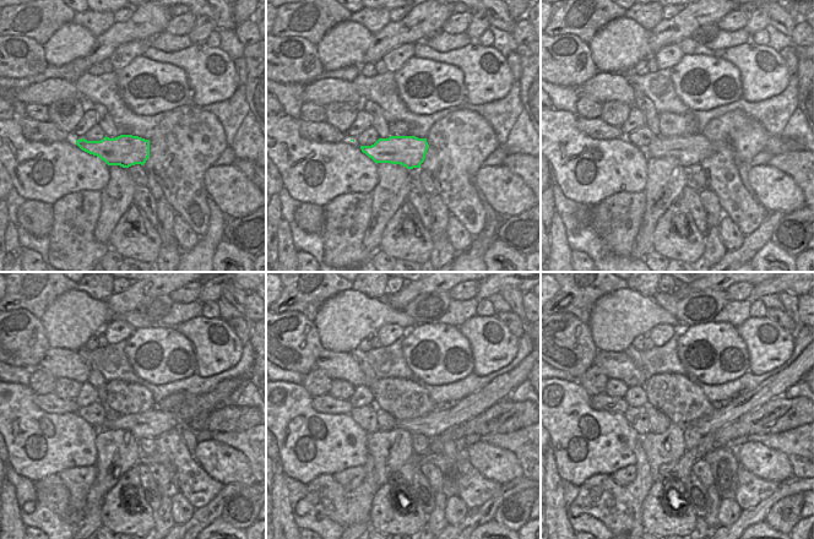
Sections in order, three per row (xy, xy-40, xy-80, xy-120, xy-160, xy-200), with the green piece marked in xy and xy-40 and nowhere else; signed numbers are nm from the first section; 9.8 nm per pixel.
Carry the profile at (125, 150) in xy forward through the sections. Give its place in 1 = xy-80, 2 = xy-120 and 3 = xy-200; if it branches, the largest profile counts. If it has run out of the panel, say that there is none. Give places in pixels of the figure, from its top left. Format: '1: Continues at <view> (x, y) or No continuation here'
1: Continues at xy-80 (690, 150)
2: Continues at xy-120 (151, 424)
3: Continues at xy-200 (775, 386)

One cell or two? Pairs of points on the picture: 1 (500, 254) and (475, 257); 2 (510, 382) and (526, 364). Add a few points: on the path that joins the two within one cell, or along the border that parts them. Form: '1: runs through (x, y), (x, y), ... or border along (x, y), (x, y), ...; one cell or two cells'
1: border along (497, 238), (482, 259); two cells
2: runs through (515, 377), (522, 369); one cell

